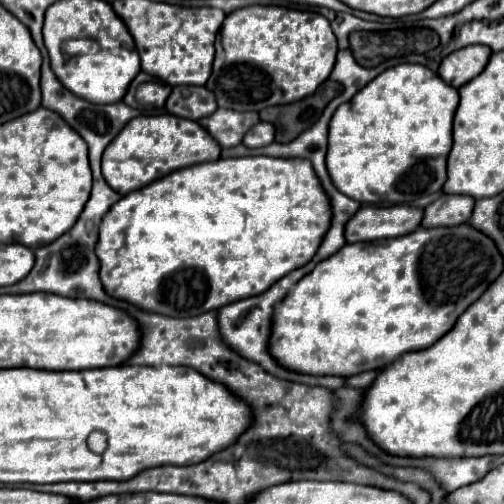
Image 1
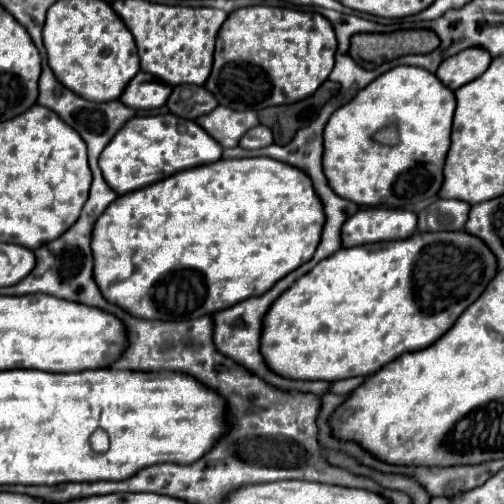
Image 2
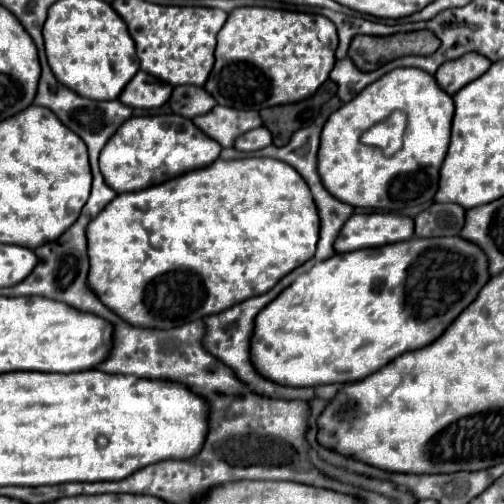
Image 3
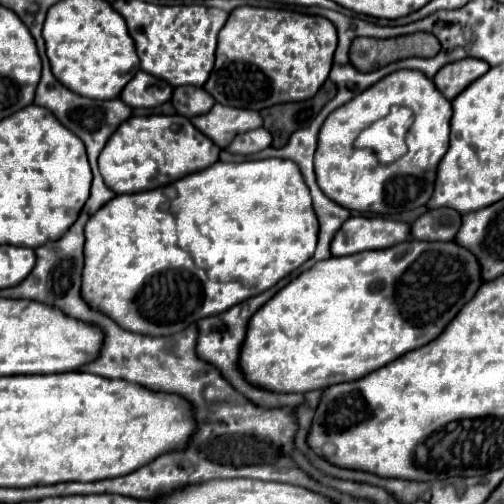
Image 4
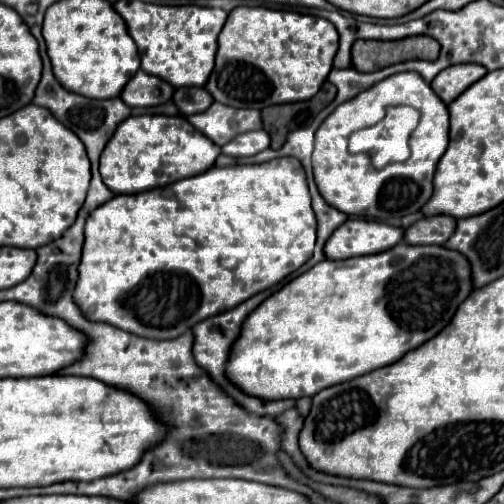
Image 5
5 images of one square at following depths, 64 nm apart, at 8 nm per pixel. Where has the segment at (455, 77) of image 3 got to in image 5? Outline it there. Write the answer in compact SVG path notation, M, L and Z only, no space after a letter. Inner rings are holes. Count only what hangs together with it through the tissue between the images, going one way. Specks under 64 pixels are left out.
M458 64L442 70L432 82L432 90L450 104L456 100L466 88L470 88L474 82L478 82L486 74L486 68L480 68L480 64Z

